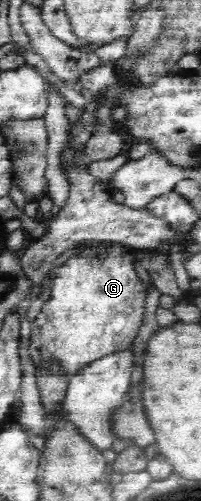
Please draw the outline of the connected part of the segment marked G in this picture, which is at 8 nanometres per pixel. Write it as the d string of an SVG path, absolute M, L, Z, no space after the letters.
M109 242L107 246L95 243L95 245L85 247L83 251L75 253L58 267L51 296L30 325L28 353L35 367L39 364L45 366L57 360L65 366L67 374L72 376L89 362L95 361L105 354L113 353L115 350L131 346L143 325L145 295L147 295L148 289L148 286L135 273L132 253L133 248L117 242Z

